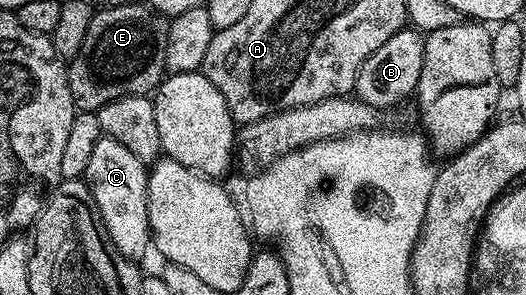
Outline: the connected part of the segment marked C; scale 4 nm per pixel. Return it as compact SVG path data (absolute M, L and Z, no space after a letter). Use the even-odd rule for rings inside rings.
M101 136L92 150L84 177L94 199L96 214L106 227L112 246L126 260L141 261L141 256L151 251L150 227L148 226L148 164L136 158L132 150L120 146L110 136Z

